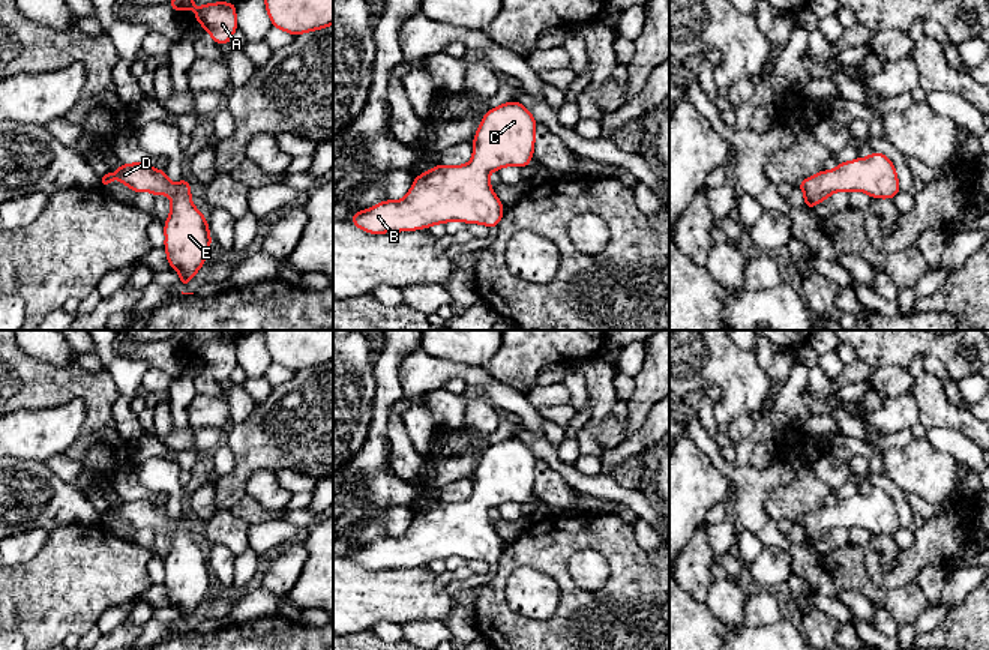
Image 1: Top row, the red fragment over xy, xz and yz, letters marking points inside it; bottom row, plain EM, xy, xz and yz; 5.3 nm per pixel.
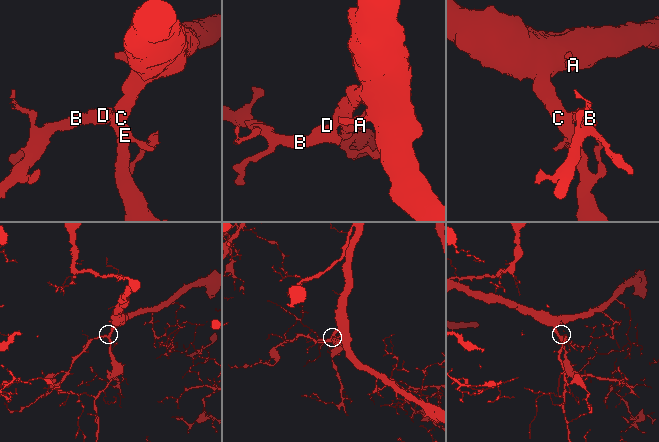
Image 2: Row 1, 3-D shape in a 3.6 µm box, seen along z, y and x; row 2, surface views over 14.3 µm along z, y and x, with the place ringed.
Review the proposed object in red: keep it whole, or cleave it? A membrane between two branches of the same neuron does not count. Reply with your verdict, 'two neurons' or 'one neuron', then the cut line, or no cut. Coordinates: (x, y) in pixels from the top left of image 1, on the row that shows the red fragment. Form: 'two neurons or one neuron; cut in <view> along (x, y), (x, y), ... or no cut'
one neuron; no cut

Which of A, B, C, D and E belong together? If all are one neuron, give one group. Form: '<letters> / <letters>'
A B C D E

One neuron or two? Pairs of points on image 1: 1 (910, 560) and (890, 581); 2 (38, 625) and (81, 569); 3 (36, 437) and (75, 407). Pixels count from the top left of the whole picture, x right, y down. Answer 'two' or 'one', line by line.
1: one
2: one
3: one

